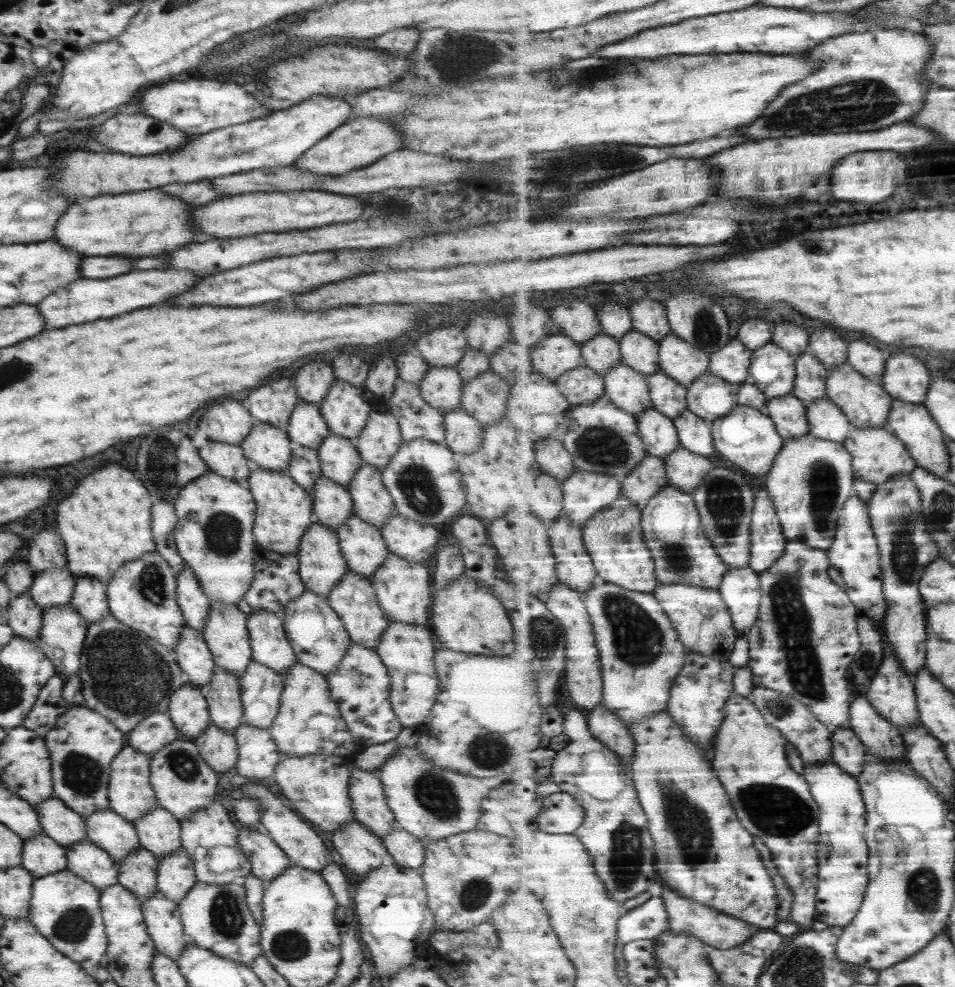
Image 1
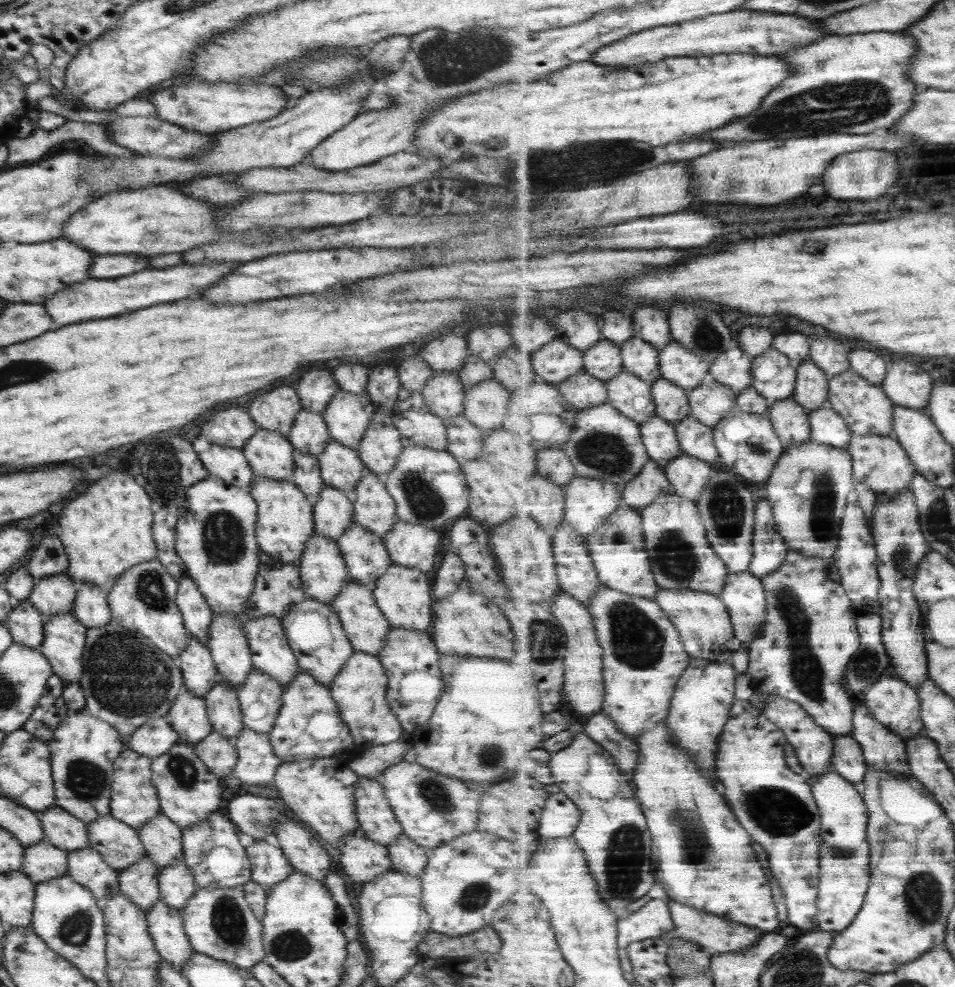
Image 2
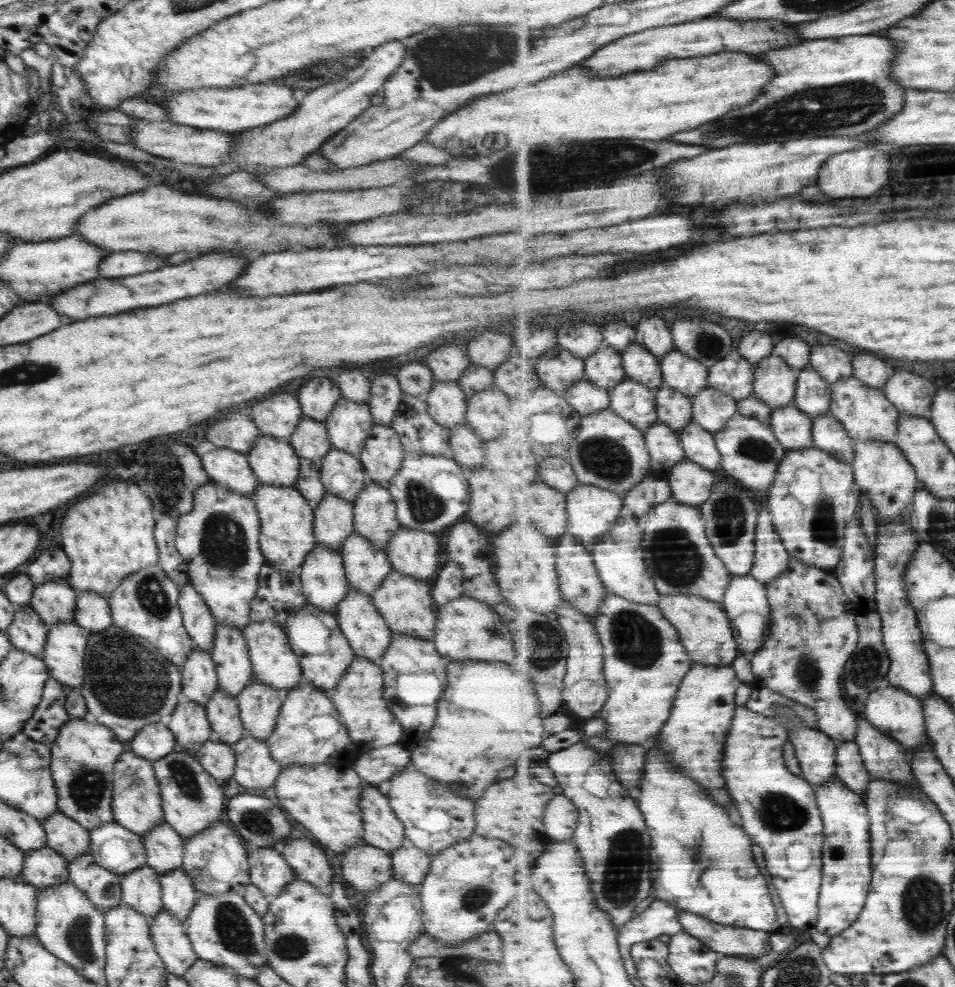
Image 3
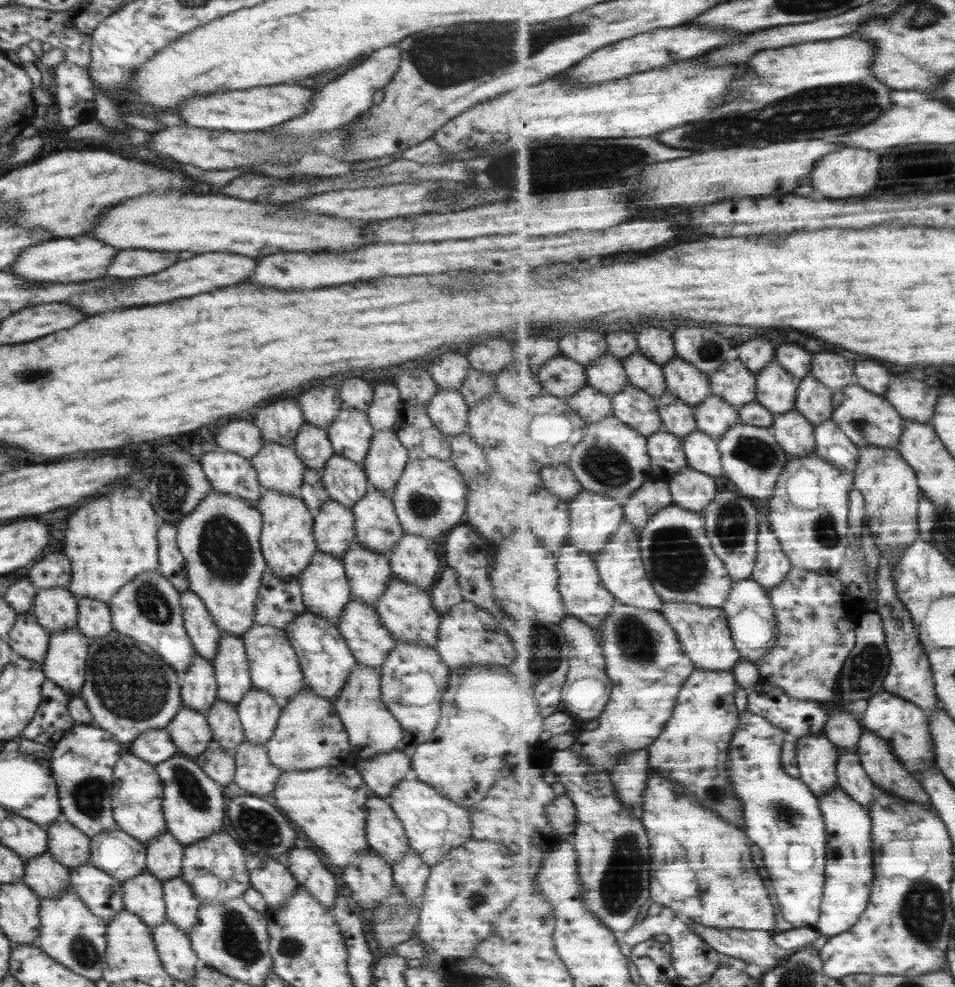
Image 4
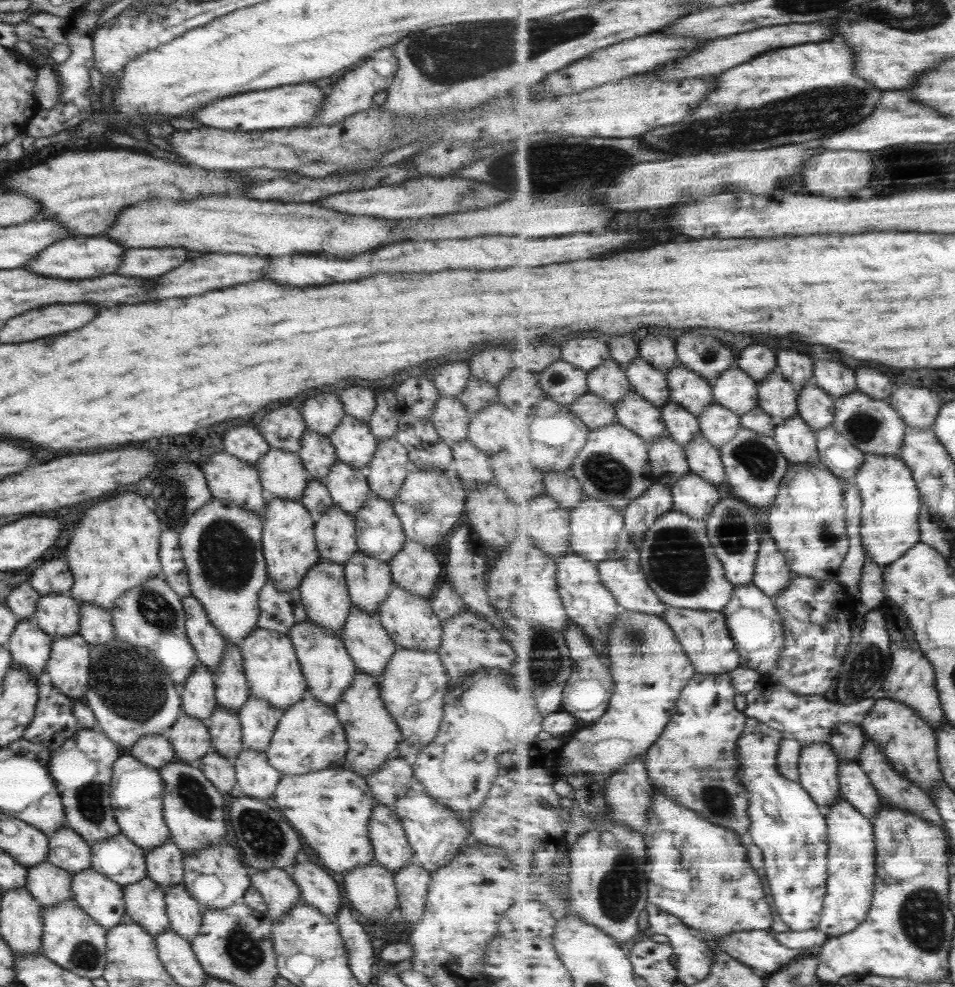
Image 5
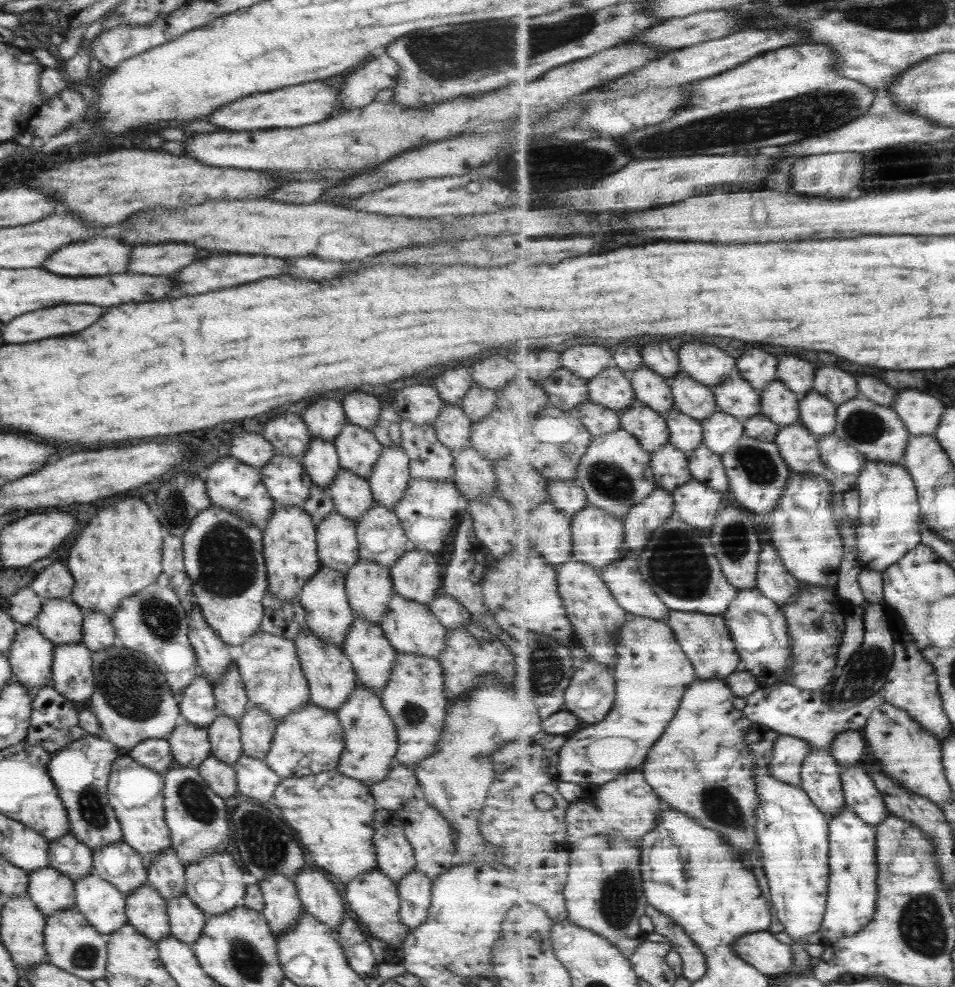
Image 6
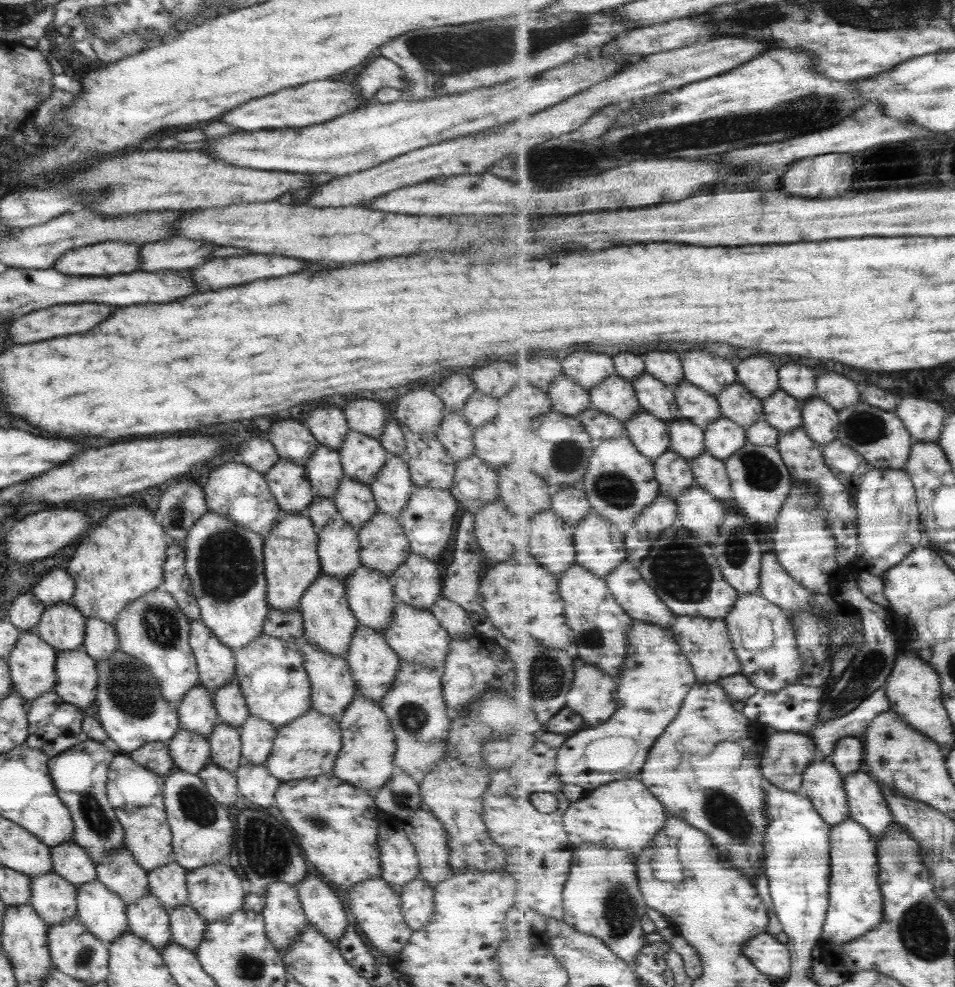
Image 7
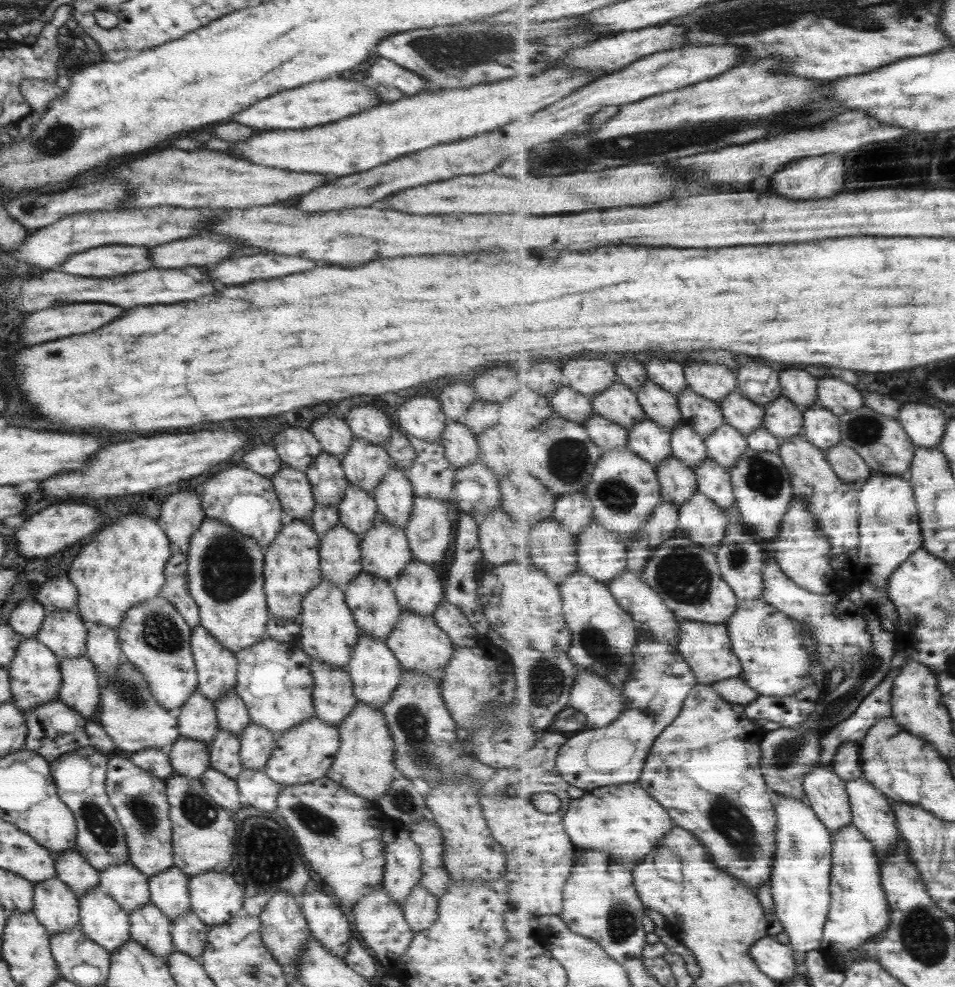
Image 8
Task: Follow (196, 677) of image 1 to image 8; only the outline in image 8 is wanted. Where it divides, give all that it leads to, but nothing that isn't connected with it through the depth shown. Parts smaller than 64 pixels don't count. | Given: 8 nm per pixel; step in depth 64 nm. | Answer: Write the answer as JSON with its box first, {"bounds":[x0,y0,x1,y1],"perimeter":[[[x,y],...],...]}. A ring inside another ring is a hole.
{"bounds":[177,690,218,744],"perimeter":[[[195,690],[178,709],[177,727],[181,736],[211,744],[218,728],[214,701],[208,700]]]}

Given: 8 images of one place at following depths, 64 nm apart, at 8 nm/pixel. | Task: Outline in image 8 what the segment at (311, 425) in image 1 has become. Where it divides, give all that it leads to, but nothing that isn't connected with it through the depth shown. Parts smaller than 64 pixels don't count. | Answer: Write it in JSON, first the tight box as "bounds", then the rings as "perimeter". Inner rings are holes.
{"bounds":[305,451,349,507],"perimeter":[[[321,451],[305,473],[312,487],[315,502],[336,507],[340,504],[343,492],[349,485],[340,458]]]}

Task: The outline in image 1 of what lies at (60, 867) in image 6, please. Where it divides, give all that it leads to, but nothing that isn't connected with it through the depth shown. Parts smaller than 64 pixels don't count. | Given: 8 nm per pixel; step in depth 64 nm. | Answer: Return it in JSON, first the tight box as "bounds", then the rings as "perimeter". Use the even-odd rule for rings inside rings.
{"bounds":[36,796,87,847],"perimeter":[[[51,796],[36,805],[42,833],[52,838],[60,847],[72,847],[87,838],[85,820],[66,807],[62,801]]]}

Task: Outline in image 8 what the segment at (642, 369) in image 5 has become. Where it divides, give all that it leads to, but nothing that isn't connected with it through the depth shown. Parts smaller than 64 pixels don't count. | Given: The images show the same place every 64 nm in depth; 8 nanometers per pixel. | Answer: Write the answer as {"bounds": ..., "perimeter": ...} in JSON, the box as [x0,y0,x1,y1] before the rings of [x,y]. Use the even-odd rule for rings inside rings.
{"bounds":[638,379,685,431],"perimeter":[[[652,379],[638,390],[639,399],[652,420],[672,431],[685,424],[679,396],[660,387]]]}

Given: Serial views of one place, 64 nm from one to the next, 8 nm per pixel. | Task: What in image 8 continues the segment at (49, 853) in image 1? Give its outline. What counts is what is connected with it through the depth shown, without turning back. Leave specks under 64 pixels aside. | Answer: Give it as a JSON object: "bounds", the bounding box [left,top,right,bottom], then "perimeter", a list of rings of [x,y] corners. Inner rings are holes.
{"bounds":[32,877,79,935],"perimeter":[[[54,877],[33,885],[32,911],[48,934],[56,935],[79,924],[79,898],[62,880]]]}

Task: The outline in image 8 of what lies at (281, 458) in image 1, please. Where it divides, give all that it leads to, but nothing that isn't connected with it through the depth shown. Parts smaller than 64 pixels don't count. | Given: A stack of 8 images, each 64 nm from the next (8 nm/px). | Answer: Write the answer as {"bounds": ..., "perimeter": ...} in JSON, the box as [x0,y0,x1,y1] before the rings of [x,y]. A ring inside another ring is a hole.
{"bounds":[270,464,316,519],"perimeter":[[[283,464],[270,480],[282,510],[293,519],[308,519],[316,502],[306,473]]]}

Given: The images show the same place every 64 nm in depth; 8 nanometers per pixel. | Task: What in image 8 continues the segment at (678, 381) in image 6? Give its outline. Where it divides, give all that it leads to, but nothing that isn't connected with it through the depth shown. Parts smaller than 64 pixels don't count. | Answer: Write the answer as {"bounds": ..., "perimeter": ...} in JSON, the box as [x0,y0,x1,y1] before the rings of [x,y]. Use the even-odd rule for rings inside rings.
{"bounds":[679,386,727,439],"perimeter":[[[688,386],[679,399],[685,424],[689,424],[704,438],[709,439],[727,423],[721,402],[696,393],[692,386]]]}

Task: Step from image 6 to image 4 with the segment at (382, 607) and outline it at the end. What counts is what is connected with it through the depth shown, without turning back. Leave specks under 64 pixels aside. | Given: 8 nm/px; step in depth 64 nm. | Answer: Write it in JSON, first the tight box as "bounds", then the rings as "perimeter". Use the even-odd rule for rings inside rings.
{"bounds":[341,541,393,604],"perimeter":[[[355,541],[341,561],[353,599],[376,604],[393,576],[386,555],[372,552]]]}

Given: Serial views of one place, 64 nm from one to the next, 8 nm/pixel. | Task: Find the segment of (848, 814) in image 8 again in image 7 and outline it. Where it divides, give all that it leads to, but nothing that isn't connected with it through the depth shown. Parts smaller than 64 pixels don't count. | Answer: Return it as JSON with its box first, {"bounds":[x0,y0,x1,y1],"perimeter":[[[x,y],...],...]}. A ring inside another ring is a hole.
{"bounds":[804,757,850,827],"perimeter":[[[817,757],[807,768],[804,778],[804,792],[812,798],[812,803],[828,824],[836,827],[850,819],[846,780],[834,764],[833,757]]]}

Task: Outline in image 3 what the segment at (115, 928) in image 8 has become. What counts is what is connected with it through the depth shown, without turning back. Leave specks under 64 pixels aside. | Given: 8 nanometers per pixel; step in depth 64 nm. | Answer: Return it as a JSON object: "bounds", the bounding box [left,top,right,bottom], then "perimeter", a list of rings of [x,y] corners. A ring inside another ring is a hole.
{"bounds":[68,851,121,912],"perimeter":[[[91,851],[68,863],[69,881],[76,885],[100,912],[112,910],[121,901],[121,877],[96,865]]]}

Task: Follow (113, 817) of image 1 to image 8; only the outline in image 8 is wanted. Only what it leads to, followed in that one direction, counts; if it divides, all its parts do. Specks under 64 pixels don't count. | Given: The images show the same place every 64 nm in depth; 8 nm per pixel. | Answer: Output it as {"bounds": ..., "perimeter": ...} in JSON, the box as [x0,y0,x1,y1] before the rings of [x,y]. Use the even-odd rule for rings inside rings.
{"bounds":[99,862,151,914],"perimeter":[[[130,862],[106,867],[104,871],[99,872],[99,878],[101,891],[109,894],[128,914],[151,902],[147,877],[134,868]]]}

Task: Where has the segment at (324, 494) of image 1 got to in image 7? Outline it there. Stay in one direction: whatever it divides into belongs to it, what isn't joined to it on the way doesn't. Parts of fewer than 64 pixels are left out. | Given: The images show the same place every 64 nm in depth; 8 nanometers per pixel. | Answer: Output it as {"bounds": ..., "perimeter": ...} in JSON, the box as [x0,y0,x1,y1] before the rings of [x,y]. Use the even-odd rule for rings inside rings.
{"bounds":[317,515,360,579],"perimeter":[[[339,515],[318,532],[317,555],[321,572],[346,579],[360,565],[358,530]]]}

